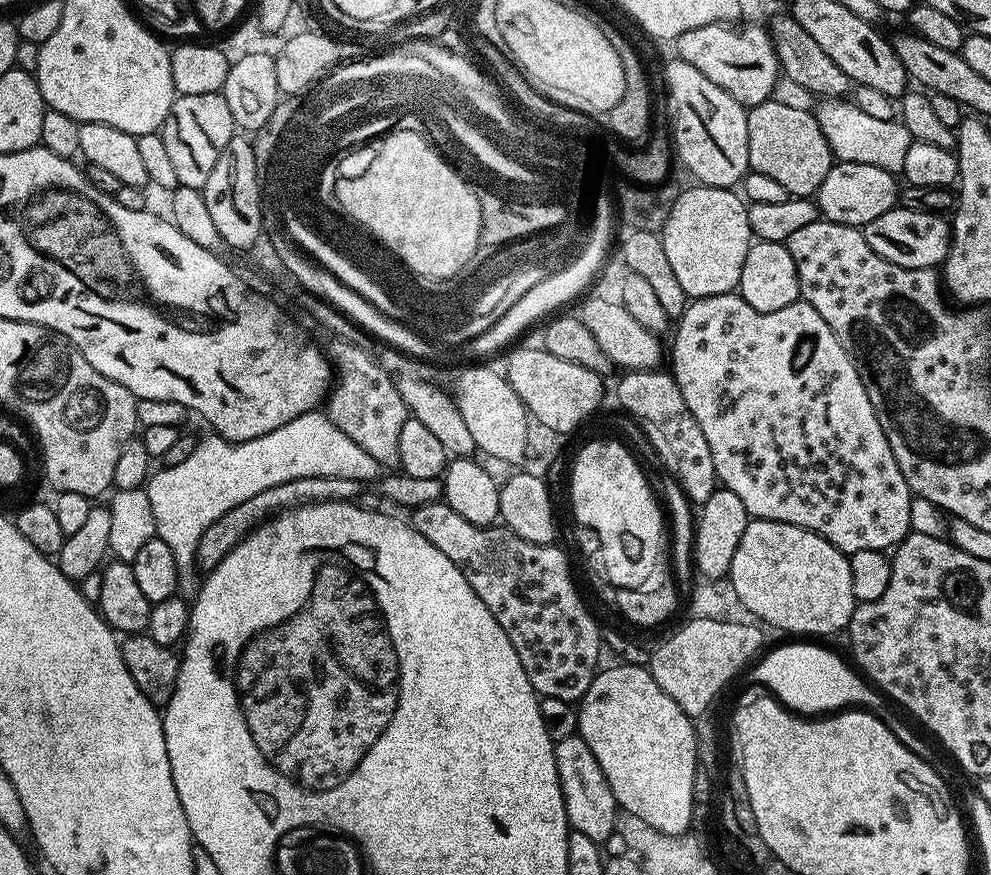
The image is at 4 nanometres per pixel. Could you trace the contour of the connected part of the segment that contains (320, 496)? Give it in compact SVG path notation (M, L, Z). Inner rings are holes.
M321 478L319 480L291 480L285 484L274 486L270 490L266 490L262 494L258 494L253 500L242 502L238 506L234 506L226 514L222 514L222 518L218 518L206 530L206 534L202 534L202 538L198 542L198 550L196 551L196 564L204 567L204 570L211 570L218 566L218 562L222 562L222 558L234 546L238 546L238 542L242 542L245 536L257 527L259 518L268 518L273 514L283 513L285 510L295 509L297 506L304 506L313 500L323 502L325 500L340 500L341 497L348 498L354 488L353 481L350 480L330 480Z

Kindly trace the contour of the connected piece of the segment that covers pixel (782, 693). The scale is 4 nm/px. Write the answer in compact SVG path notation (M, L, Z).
M816 642L800 643L804 644L784 644L781 648L774 649L764 661L761 659L747 673L748 689L745 690L743 697L764 698L775 704L776 708L838 710L844 702L856 702L854 708L864 710L879 710L882 707L881 693L874 690L871 683L861 679L851 667L848 669L834 653L819 648L816 645L819 643Z

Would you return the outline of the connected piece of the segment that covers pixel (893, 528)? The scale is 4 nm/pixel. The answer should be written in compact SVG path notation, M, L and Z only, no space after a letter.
M727 292L693 299L686 311L679 316L677 324L680 325L676 328L676 341L672 344L672 352L670 348L670 368L678 382L678 390L682 398L686 398L686 406L690 406L690 414L694 414L698 426L702 426L706 442L710 442L710 454L714 454L717 481L738 494L738 498L742 498L742 506L746 506L749 517L757 520L777 520L817 532L820 536L825 536L839 552L845 554L858 550L882 552L895 549L912 527L911 502L914 493L906 478L902 478L902 470L898 470L894 450L890 450L890 442L886 442L886 434L878 422L878 414L874 414L870 394L866 394L866 386L850 354L844 349L834 330L830 330L830 326L822 322L822 314L818 314L814 306L803 302L782 306L782 310L759 312L736 292Z

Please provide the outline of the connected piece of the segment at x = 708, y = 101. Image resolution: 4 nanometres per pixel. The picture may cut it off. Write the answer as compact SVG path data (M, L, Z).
M679 58L664 68L668 96L672 99L672 132L674 152L684 168L705 188L735 189L748 175L748 114L722 86L714 86L706 74L694 70L690 62Z

